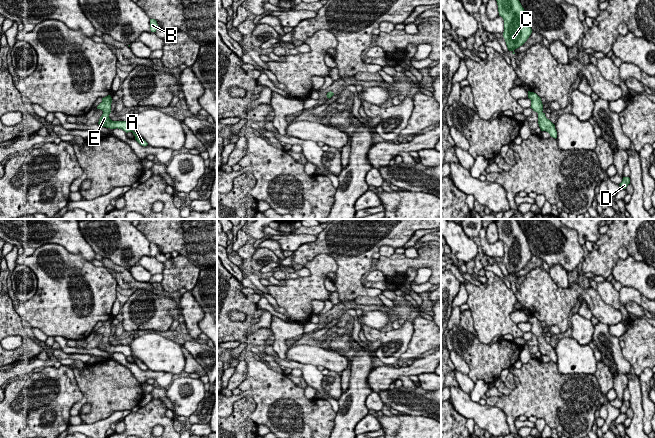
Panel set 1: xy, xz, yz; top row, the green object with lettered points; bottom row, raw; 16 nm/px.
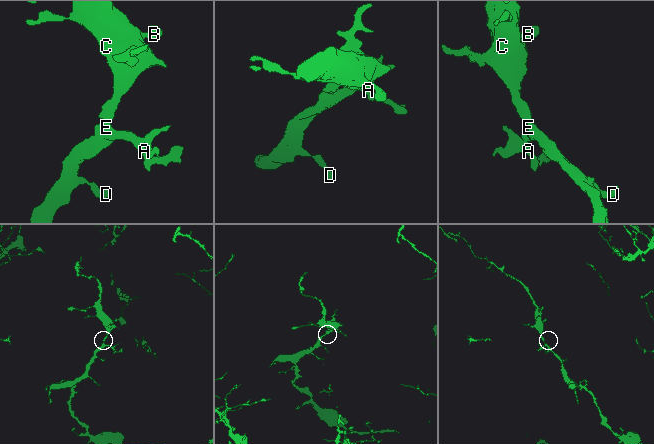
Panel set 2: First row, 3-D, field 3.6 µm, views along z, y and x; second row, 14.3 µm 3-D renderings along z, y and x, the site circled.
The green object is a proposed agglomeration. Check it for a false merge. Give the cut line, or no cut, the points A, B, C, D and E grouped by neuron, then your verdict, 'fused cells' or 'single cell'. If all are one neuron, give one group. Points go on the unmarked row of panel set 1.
cut none; groups A B C D E; single cell

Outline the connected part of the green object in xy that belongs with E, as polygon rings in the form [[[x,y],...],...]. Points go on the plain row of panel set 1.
[[[110,319],[102,322],[102,326],[97,330],[97,333],[100,333],[103,335],[102,340],[99,343],[98,348],[102,351],[110,352],[110,353],[122,353],[126,357],[132,356],[135,360],[135,364],[142,370],[147,370],[148,367],[141,362],[139,359],[137,359],[133,354],[130,346],[128,345],[112,345],[109,342],[109,338],[111,337],[111,327],[112,322]]]

